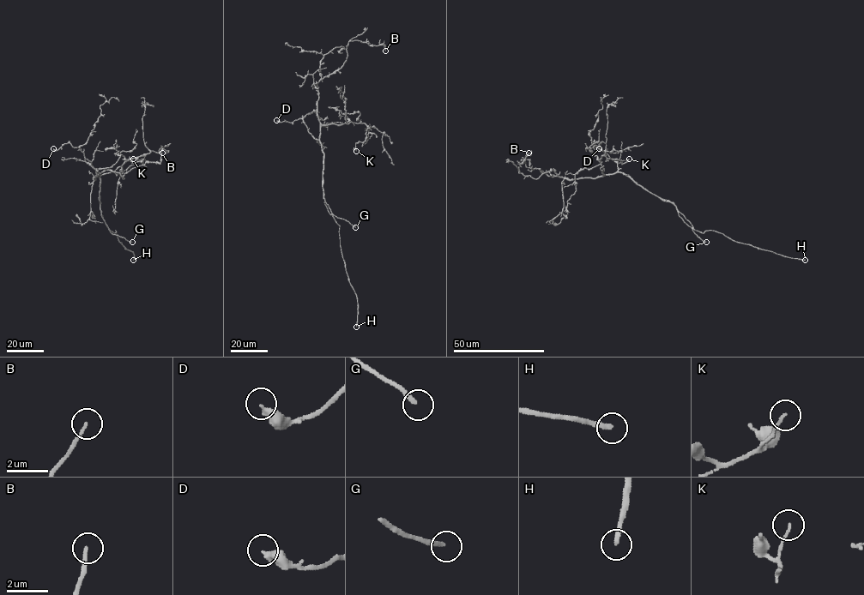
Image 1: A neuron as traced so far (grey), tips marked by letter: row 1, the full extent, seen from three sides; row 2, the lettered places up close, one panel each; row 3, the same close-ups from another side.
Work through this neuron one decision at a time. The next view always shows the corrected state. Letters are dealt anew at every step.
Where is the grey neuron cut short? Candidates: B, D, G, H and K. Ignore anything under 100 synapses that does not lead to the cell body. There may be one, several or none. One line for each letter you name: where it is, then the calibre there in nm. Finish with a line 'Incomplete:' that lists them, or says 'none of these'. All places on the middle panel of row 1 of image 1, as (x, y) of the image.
G: (355, 227) | 240 nm
H: (356, 327) | 240 nm
Incomplete: G, H

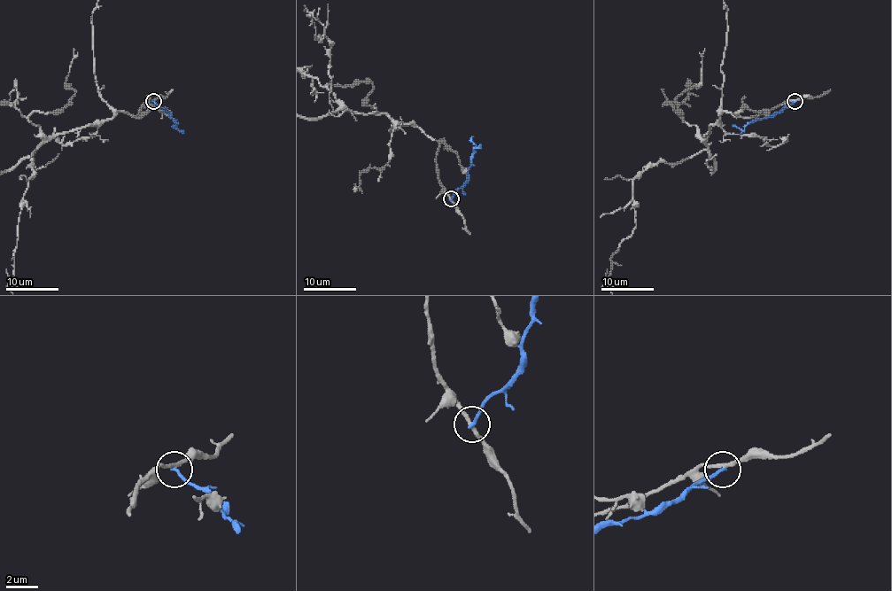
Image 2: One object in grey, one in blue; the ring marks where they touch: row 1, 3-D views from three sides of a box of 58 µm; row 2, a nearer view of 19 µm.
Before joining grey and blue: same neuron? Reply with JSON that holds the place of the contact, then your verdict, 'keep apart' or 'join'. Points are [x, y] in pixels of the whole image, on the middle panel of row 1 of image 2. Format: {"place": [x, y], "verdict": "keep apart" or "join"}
{"place": [451, 198], "verdict": "keep apart"}

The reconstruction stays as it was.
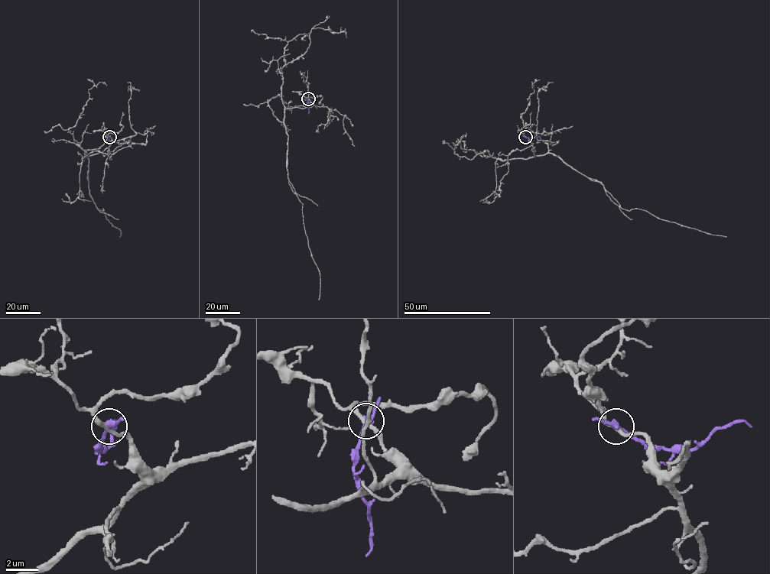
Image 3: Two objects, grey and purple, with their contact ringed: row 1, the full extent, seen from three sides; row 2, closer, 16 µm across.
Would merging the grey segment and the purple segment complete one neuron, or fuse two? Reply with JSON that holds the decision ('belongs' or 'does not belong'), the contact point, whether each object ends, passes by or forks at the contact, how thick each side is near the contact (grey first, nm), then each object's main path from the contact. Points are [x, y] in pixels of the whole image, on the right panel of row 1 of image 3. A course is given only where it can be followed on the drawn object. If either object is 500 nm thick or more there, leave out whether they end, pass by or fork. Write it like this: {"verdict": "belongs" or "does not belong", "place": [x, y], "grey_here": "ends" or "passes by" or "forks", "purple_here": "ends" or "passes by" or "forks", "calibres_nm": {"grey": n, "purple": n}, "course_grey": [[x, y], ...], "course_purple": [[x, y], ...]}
{"verdict": "does not belong", "place": [525, 137], "grey_here": "passes by", "purple_here": "passes by", "calibres_nm": {"grey": 240, "purple": 300}, "course_grey": [[525, 137], [535, 156], [558, 156], [599, 181], [622, 208], [640, 209], [661, 218], [726, 237]], "course_purple": [[525, 137], [531, 139], [540, 137]]}

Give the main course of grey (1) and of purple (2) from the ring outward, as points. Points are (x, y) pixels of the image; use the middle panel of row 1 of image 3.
1: (308, 98), (307, 107), (285, 109), (284, 125), (287, 178), (303, 206), (308, 246), (320, 276), (319, 299)
2: (308, 98), (308, 114)

